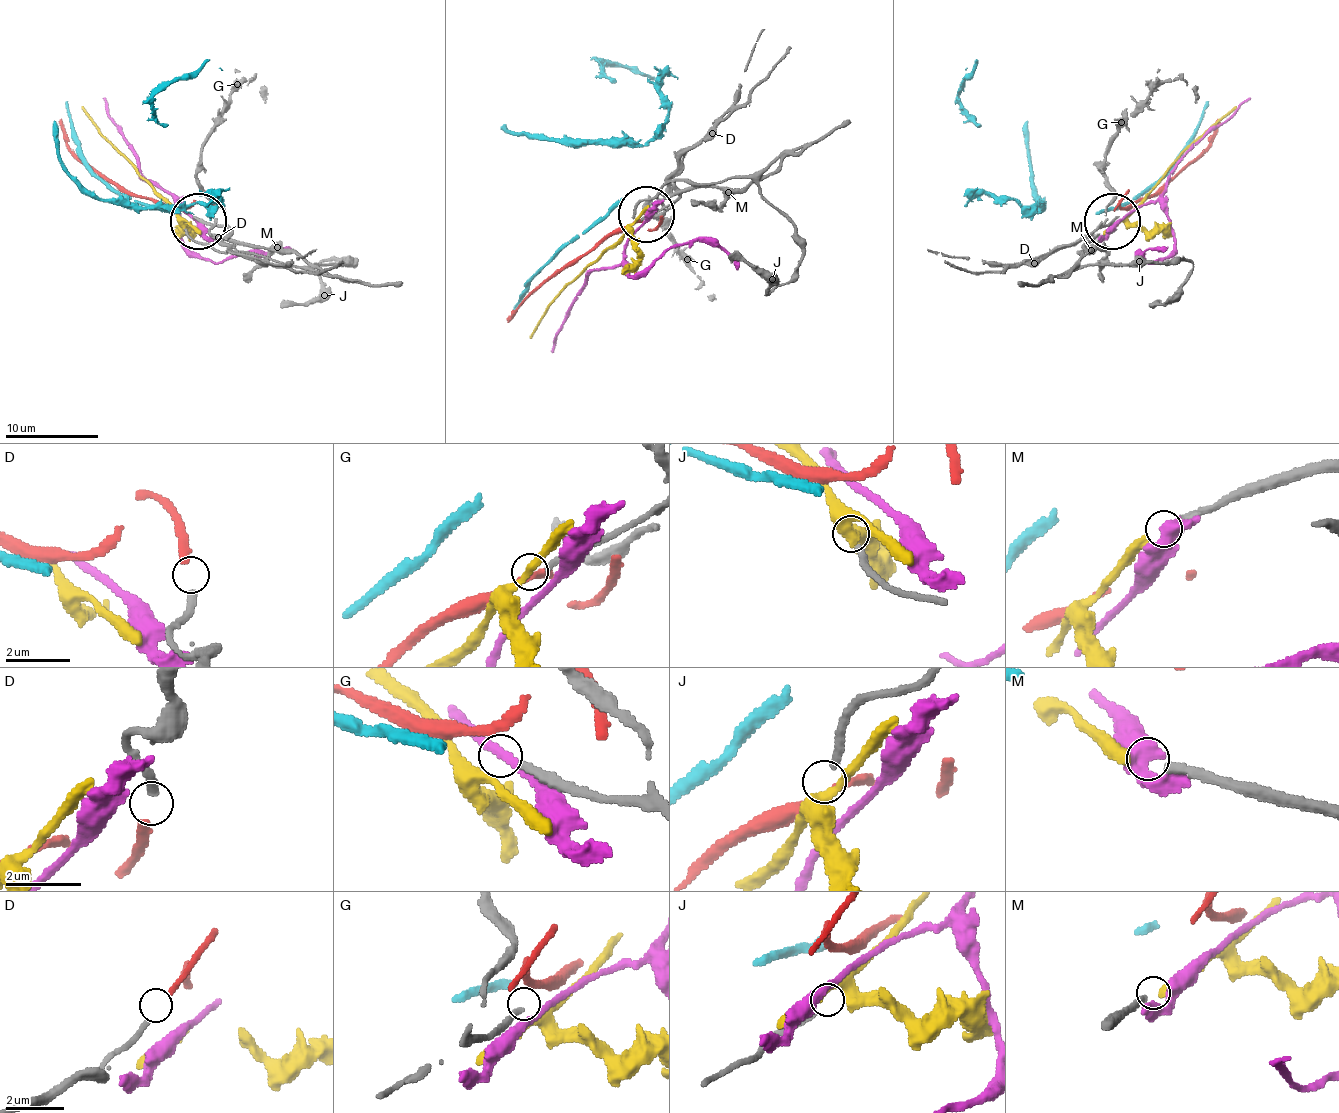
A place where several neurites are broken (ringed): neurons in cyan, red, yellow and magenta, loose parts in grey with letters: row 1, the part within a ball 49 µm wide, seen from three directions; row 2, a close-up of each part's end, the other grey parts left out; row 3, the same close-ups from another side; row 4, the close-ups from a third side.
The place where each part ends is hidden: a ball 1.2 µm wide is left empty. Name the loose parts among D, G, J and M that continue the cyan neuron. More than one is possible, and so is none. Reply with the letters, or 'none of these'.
none of these

